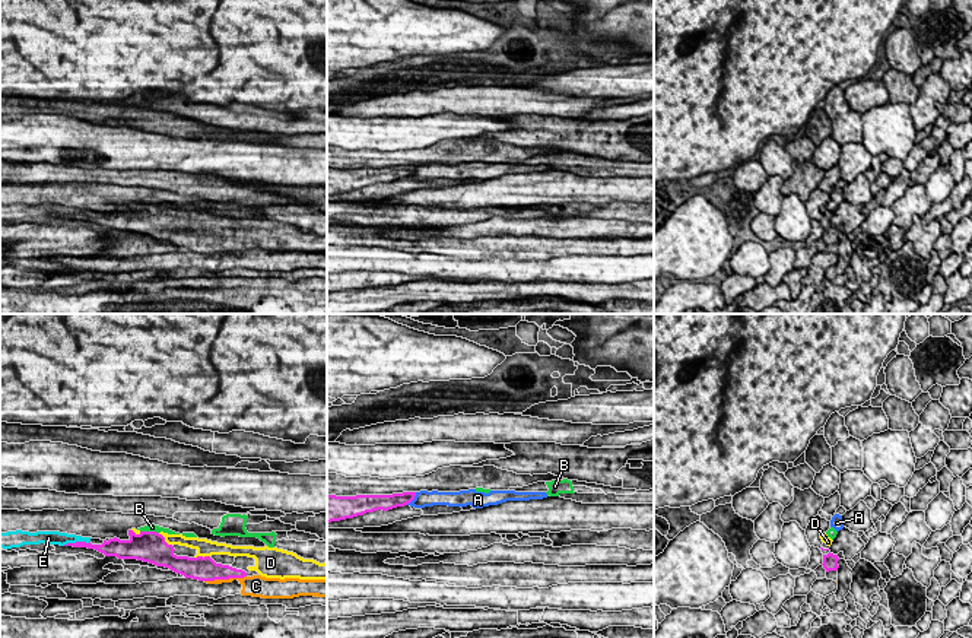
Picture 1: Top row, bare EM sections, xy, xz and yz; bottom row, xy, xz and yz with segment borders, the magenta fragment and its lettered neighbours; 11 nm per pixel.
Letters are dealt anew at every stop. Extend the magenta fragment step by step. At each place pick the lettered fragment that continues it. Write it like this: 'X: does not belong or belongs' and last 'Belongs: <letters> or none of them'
A: does not belong
B: does not belong
C: does not belong
D: belongs
E: does not belong
Belongs: D

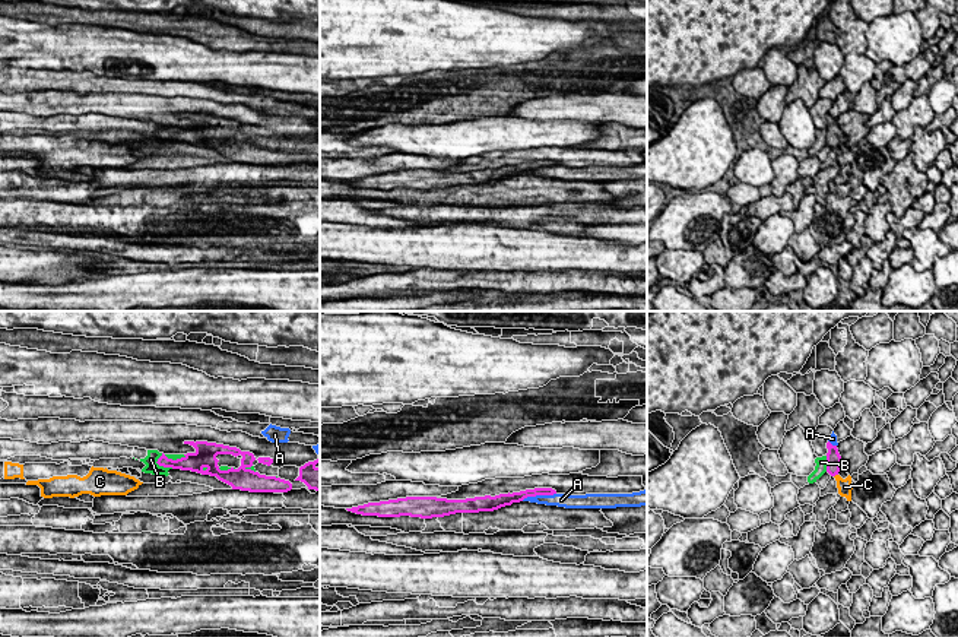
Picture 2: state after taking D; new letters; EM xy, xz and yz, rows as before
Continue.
A: does not belong
B: does not belong
C: does not belong
Belongs: none of them

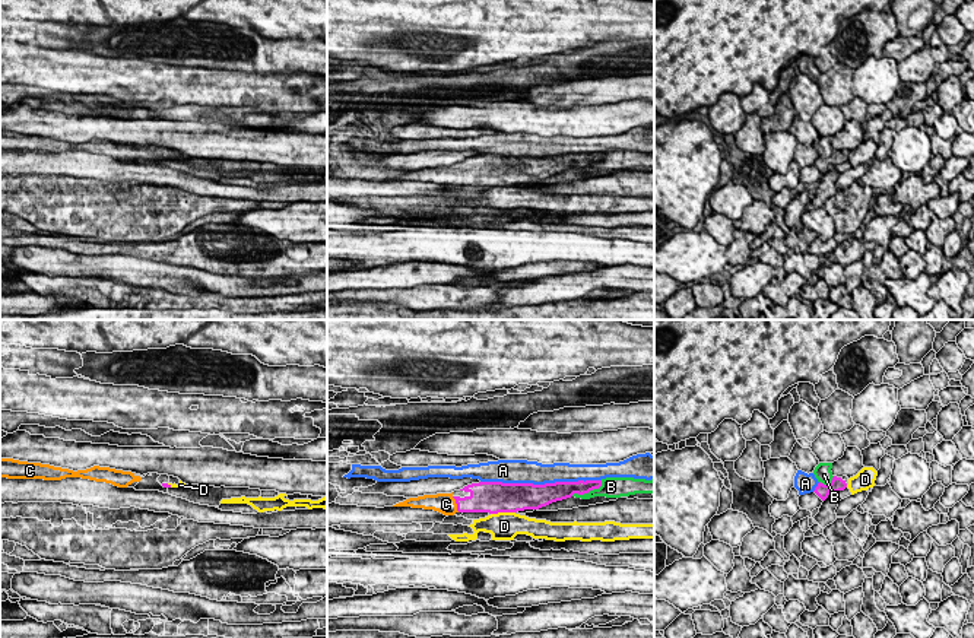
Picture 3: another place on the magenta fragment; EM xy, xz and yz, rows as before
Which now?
A: does not belong
B: does not belong
C: belongs
D: does not belong
Belongs: C

